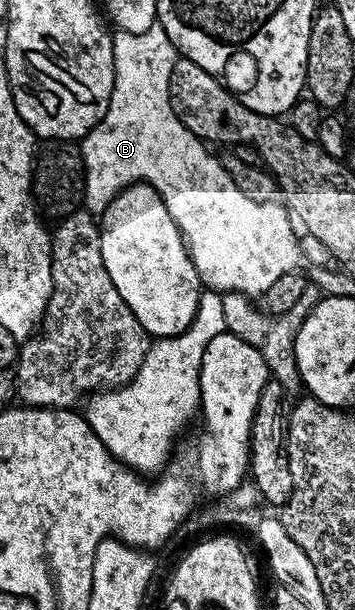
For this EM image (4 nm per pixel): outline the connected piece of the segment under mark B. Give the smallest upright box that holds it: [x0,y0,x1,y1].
[82,26,304,476]

